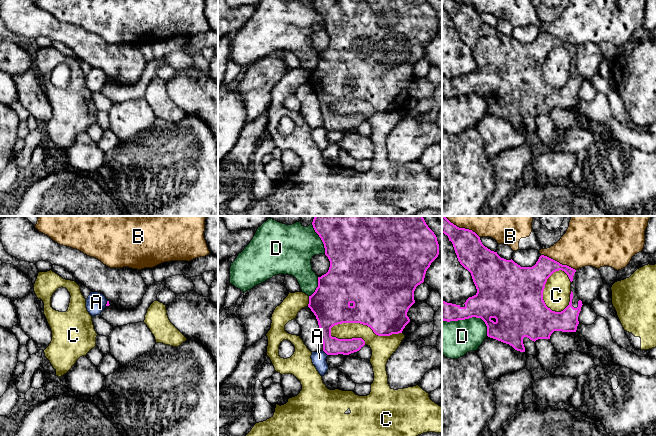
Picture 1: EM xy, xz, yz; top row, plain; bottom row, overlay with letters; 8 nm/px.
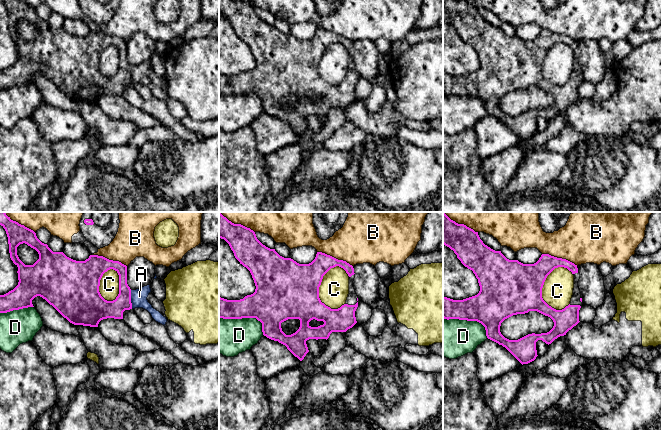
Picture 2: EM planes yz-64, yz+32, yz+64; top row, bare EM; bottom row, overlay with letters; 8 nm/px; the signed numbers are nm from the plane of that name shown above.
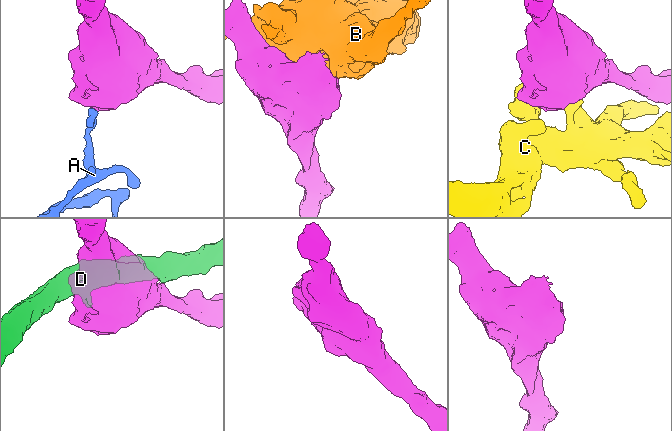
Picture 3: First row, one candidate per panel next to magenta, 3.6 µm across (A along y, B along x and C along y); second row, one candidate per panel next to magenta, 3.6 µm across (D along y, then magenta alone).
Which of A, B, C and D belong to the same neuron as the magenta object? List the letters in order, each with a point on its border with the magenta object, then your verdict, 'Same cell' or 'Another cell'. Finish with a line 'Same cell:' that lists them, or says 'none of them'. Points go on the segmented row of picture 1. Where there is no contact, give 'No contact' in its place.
A: Touches magenta at xz (325, 352). Another cell
B: Touches magenta at yz (558, 262). Another cell
C: Touches magenta at xz (366, 324). Another cell
D: Touches magenta at yz (470, 317). Another cell
Same cell: none of them

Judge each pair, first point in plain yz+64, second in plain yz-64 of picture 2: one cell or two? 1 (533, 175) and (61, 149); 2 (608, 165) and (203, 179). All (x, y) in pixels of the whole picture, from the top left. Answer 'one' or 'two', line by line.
1: two
2: one

